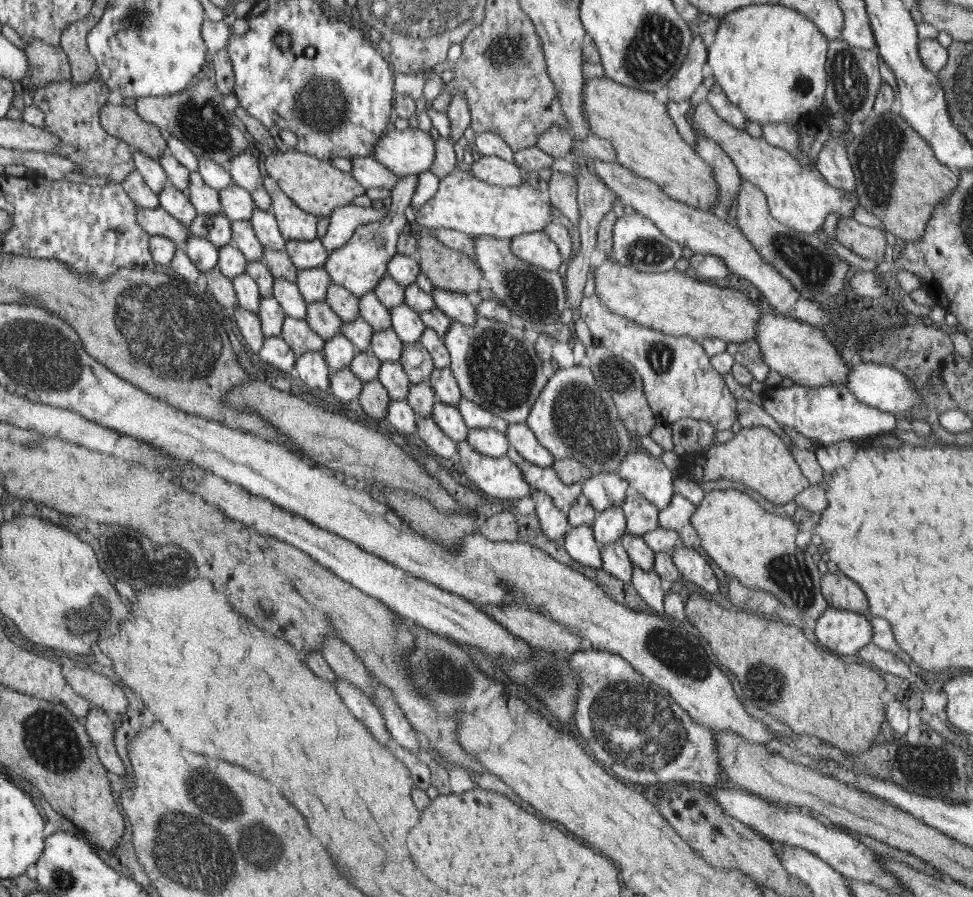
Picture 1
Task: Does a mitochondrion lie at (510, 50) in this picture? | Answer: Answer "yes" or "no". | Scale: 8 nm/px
yes

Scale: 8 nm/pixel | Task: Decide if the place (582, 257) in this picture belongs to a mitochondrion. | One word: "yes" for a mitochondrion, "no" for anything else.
no

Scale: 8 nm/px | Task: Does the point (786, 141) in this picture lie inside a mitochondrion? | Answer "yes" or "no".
no

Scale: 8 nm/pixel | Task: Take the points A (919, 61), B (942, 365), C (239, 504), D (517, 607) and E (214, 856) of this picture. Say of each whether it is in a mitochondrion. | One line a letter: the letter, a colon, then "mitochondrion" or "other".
A: other
B: other
C: other
D: other
E: mitochondrion

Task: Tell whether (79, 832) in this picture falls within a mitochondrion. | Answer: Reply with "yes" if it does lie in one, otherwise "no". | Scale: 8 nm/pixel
no

